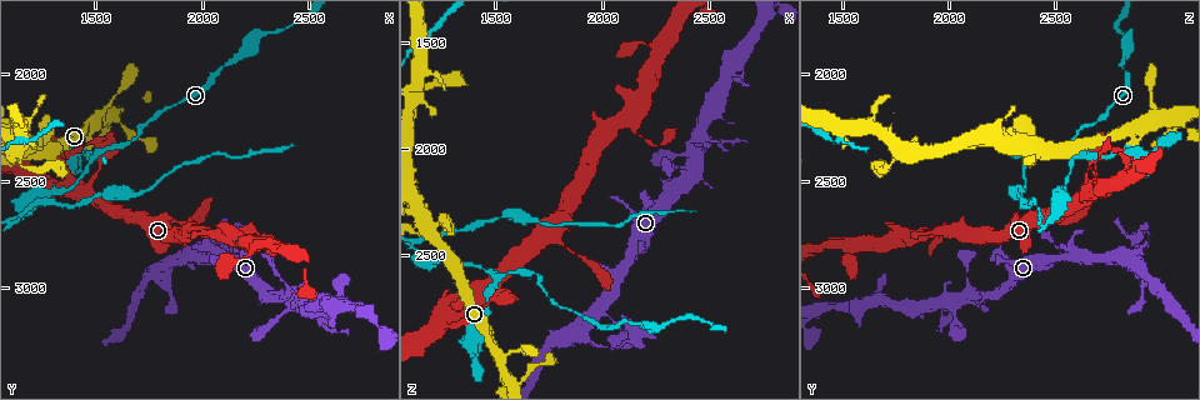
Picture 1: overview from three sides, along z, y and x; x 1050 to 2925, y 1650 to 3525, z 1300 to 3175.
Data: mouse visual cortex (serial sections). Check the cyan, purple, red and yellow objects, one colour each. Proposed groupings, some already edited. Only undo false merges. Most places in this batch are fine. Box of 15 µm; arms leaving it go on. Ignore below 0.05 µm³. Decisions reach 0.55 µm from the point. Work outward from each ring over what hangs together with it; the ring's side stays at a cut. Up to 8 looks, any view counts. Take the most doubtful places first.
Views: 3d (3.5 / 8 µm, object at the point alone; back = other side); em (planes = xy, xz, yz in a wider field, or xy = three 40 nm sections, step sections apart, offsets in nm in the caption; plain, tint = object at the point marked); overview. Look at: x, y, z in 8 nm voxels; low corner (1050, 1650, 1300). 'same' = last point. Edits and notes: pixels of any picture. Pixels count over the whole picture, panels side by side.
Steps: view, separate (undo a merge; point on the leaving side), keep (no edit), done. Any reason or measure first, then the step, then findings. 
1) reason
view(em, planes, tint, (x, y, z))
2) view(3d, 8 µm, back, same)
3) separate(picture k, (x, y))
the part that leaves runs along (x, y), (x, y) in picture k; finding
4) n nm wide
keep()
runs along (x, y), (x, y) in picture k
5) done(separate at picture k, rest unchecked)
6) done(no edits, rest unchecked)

narrows sharply
view(3d, 3.5 µm, (1510, 2370, 2590))

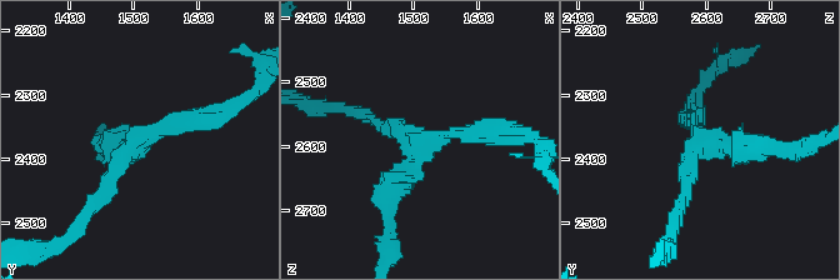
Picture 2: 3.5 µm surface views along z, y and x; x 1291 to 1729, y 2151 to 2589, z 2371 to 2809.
3 arms; arms of 200, 250, 300 nm
view(em, xy, step 2, tint, (1510, 2365, 2595))

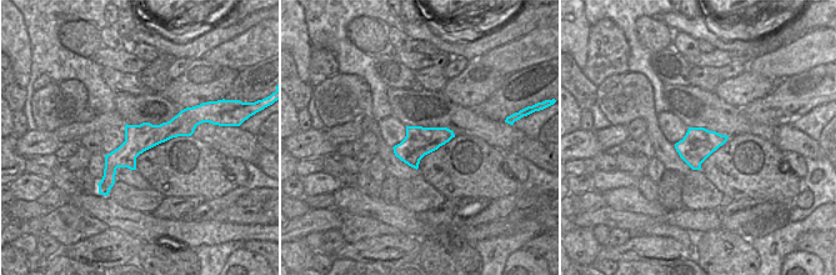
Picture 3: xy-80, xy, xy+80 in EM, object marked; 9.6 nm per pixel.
keep()
runs along (190, 120), (143, 136), (105, 179) in picture 3; one cell here

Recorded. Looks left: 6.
abrupt turn
view(3d, 3.5 µm, (2160, 2760, 2880))

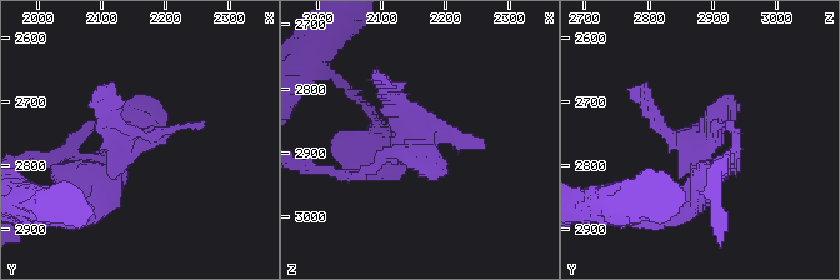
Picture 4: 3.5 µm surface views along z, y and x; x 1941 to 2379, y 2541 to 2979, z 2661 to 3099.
separate(picture 4, (403, 98))
two cells meet here

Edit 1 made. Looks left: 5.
four or more arms meet
view(3d, 8 µm, back, (1560, 2200, 3090))

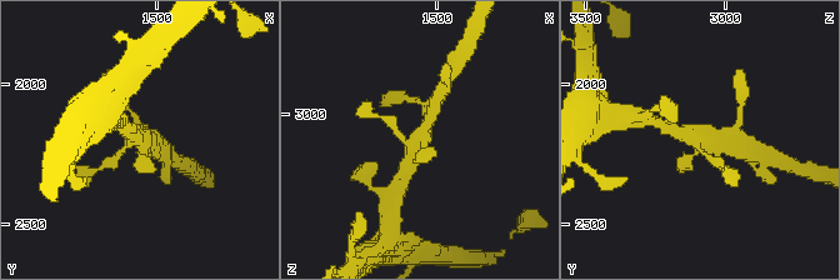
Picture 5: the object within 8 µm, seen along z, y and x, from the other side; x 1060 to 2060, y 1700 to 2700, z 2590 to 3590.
4 arms; arms of 150, 300, 400, 400 nm; need the tissue
view(em, planes, tint, (1560, 2200, 3080))

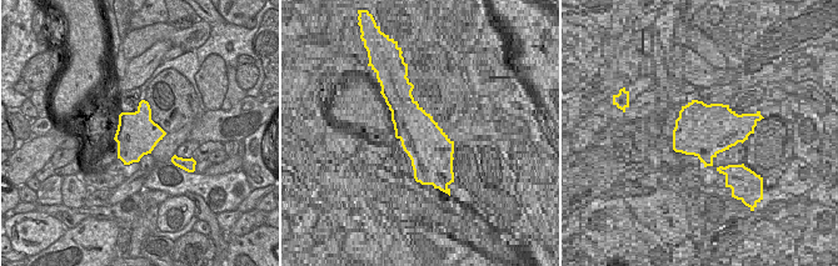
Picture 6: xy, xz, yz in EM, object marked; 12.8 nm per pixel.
keep()
runs along (434, 106), (414, 143), (396, 131) in picture 5; all the same cell

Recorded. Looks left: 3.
done(separate at picture 4, rest unchecked)

